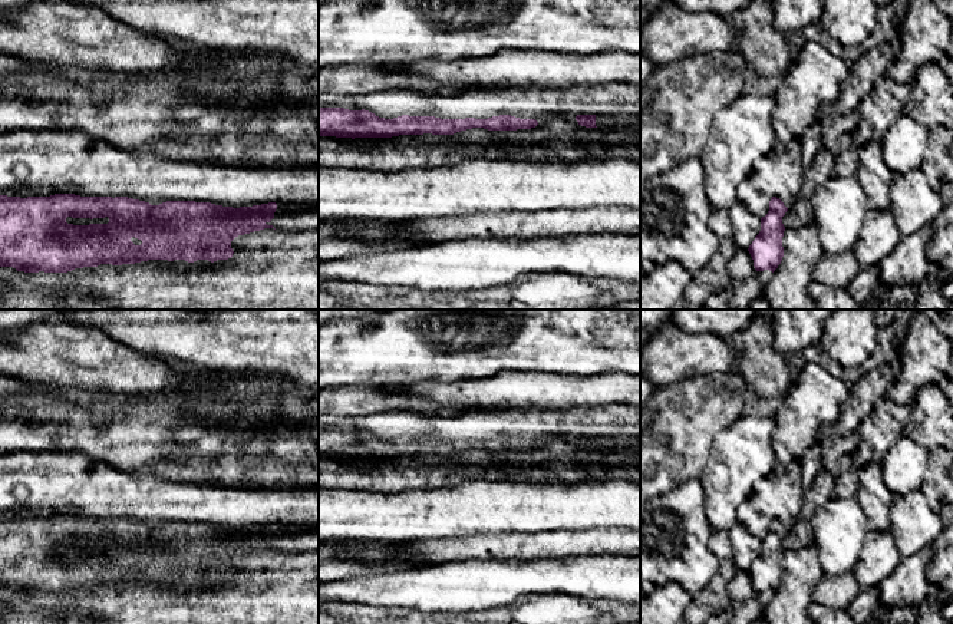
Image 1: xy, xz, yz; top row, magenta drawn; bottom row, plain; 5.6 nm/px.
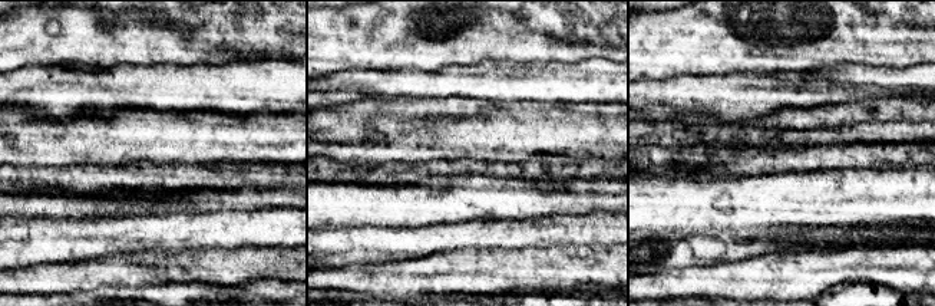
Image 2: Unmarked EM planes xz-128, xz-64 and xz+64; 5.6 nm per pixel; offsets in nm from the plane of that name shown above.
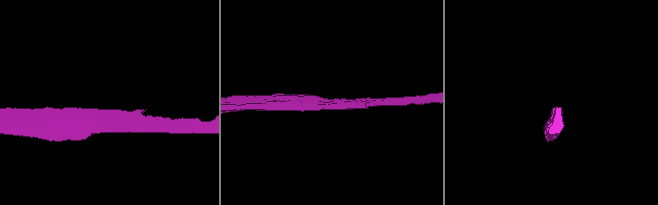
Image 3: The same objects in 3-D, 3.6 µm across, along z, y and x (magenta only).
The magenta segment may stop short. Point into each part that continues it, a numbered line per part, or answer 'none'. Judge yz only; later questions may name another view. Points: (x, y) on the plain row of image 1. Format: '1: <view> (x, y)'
none

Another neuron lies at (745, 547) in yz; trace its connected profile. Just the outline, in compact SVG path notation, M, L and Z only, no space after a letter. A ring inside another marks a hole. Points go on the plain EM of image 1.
M738 522L729 532L713 531L709 549L719 559L732 558L739 571L748 571L761 552L761 539Z

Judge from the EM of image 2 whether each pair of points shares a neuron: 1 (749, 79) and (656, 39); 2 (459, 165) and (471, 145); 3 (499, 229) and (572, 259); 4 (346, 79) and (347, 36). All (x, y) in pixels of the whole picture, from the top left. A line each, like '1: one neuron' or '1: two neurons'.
1: two neurons
2: two neurons
3: two neurons
4: two neurons

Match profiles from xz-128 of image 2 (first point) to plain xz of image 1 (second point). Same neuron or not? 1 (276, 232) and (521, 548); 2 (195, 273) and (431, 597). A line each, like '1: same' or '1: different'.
1: same
2: same

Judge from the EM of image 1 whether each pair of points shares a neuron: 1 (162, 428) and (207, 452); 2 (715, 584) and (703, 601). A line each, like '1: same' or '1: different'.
1: different
2: same

